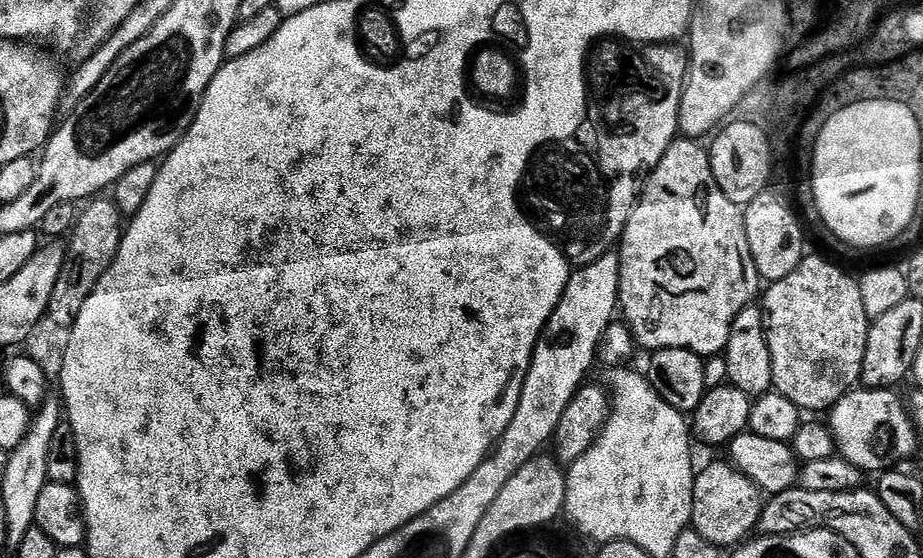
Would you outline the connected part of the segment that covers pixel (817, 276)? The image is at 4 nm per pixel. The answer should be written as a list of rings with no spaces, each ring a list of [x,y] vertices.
[[[805,255],[802,263],[789,276],[771,281],[767,285],[768,293],[764,296],[764,304],[762,303],[772,363],[771,387],[790,398],[790,402],[794,402],[801,410],[820,408],[837,395],[836,387],[840,384],[840,375],[855,360],[857,363],[863,357],[870,327],[870,317],[864,309],[857,277],[847,276],[838,265],[816,255]]]

